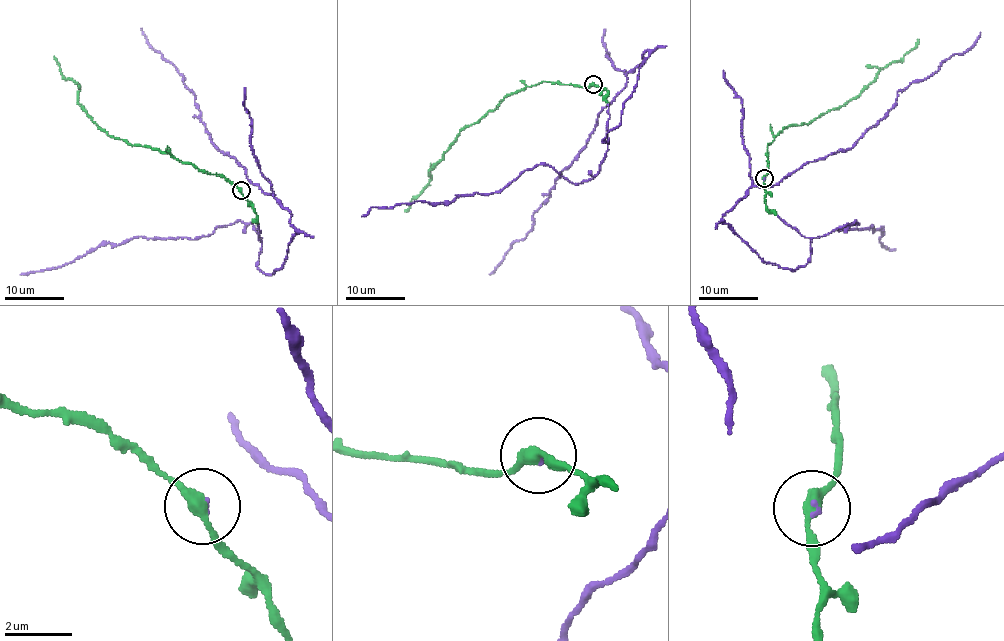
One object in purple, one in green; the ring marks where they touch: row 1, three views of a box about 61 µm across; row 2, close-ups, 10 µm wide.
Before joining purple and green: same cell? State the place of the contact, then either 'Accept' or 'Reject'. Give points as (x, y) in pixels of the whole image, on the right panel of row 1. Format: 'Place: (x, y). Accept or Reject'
Place: (764, 178). Accept

